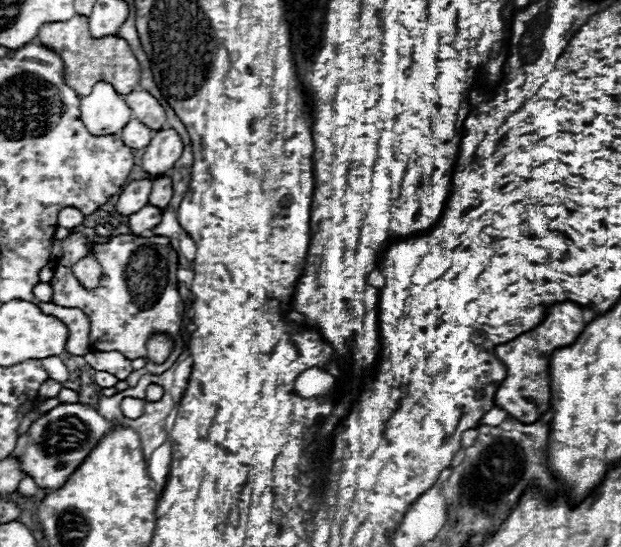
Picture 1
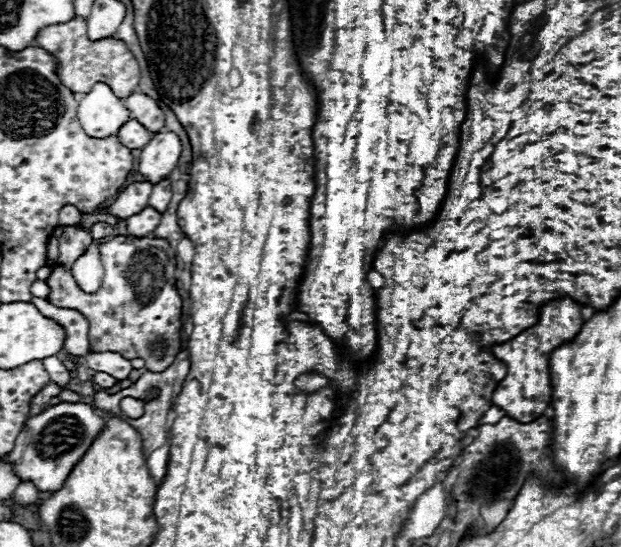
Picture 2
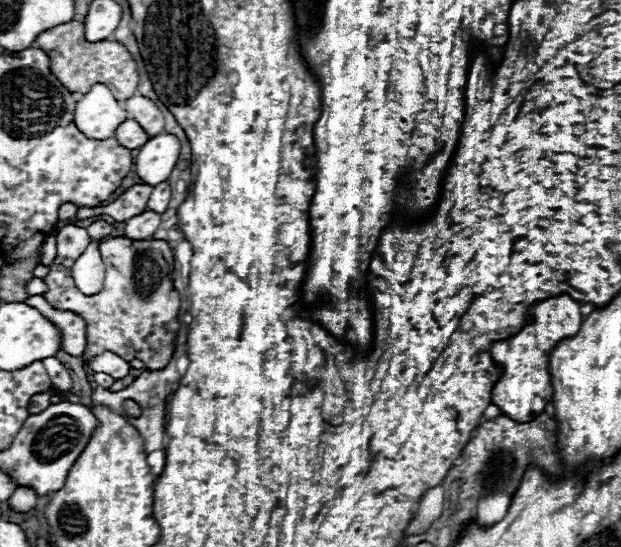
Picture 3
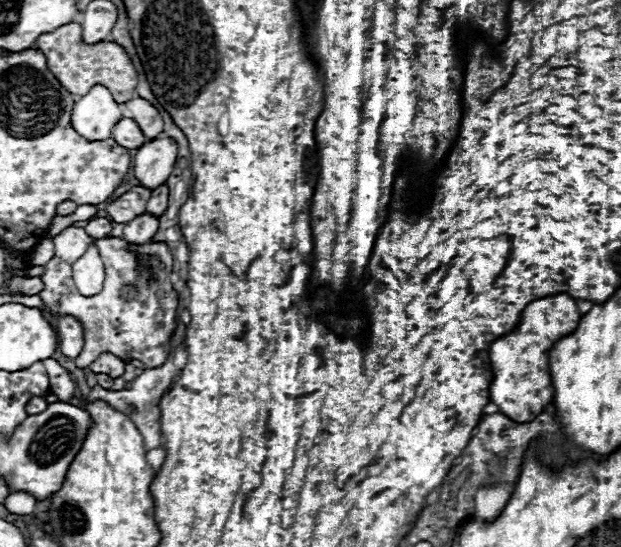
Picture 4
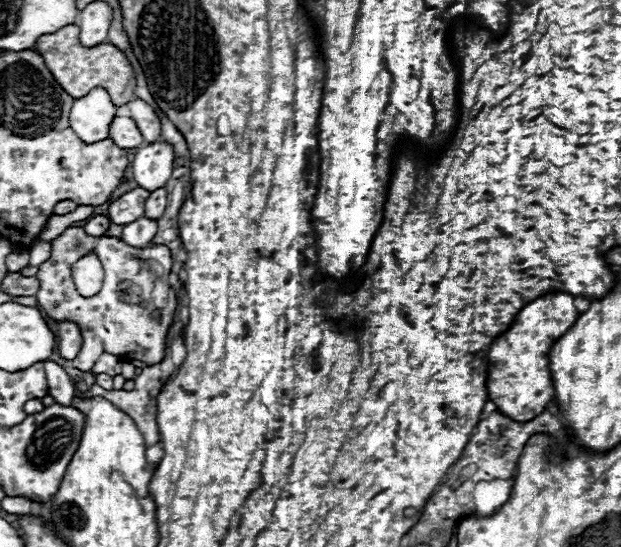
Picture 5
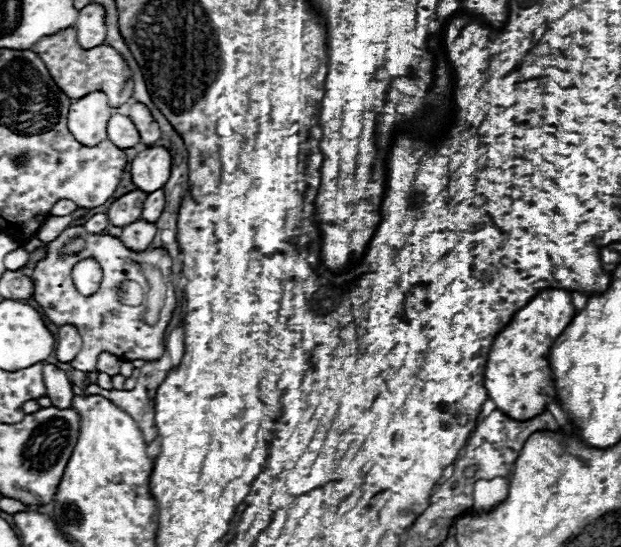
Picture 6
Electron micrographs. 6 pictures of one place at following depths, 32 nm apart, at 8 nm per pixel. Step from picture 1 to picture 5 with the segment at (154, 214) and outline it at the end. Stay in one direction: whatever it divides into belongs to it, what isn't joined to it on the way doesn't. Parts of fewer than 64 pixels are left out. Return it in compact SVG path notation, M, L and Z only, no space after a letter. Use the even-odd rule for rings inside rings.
M140 216L134 222L124 226L122 240L126 244L130 244L130 246L148 246L152 242L156 230L158 230L158 222L156 220Z

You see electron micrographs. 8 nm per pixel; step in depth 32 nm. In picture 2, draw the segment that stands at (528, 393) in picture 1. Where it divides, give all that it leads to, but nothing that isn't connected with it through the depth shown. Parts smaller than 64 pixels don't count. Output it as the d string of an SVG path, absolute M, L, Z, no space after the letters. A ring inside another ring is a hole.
M562 298L542 306L540 320L536 326L524 330L522 334L518 334L516 338L504 344L496 344L492 352L506 366L506 378L494 390L494 404L502 408L510 418L524 424L534 422L538 416L542 416L552 396L552 386L548 378L550 354L554 348L562 346L564 342L574 340L578 332L582 330L582 326L584 326L584 320L582 320L580 304L570 298Z

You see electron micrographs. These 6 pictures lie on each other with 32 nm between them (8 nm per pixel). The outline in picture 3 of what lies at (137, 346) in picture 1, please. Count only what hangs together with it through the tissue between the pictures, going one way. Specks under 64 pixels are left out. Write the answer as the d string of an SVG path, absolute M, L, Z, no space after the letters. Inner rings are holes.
M64 226L56 236L57 256L48 266L50 272L44 278L48 292L44 298L58 306L58 310L74 310L86 318L86 354L82 360L88 360L102 352L114 352L124 360L138 358L144 362L148 370L164 368L176 350L176 336L178 336L178 310L180 310L180 296L172 284L174 272L174 254L166 240L130 240L124 236L116 236L110 240L100 242L102 262L106 266L104 286L98 294L86 296L82 294L70 274L70 268L79 258L85 248L92 242L84 228L78 226Z

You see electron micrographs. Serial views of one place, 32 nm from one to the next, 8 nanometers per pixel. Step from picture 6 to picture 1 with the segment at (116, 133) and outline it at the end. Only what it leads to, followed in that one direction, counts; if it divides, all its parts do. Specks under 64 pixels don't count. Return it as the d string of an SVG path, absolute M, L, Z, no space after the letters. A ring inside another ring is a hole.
M130 120L126 124L126 128L122 130L122 140L130 148L144 148L144 146L148 146L152 136L154 136L154 130L150 130L148 126L144 126L138 120Z

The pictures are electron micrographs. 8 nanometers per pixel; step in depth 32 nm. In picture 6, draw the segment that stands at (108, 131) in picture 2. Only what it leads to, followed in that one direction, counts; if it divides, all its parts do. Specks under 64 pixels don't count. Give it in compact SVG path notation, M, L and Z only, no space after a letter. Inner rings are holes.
M94 90L70 106L68 114L68 130L82 142L84 146L94 146L108 138L106 126L112 116L114 108L108 106L106 94L100 90Z

